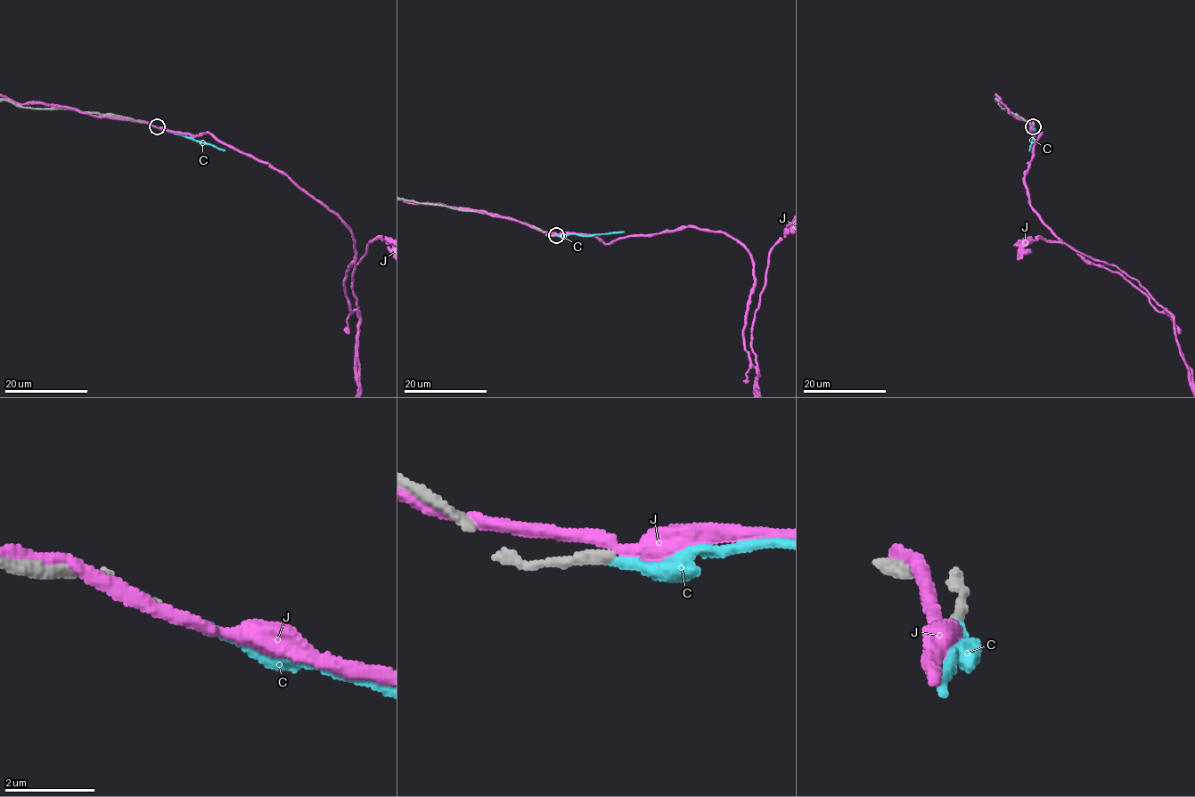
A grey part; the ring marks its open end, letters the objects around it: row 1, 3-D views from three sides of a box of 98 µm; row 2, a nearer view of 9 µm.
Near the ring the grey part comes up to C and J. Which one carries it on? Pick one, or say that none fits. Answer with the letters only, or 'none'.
C

